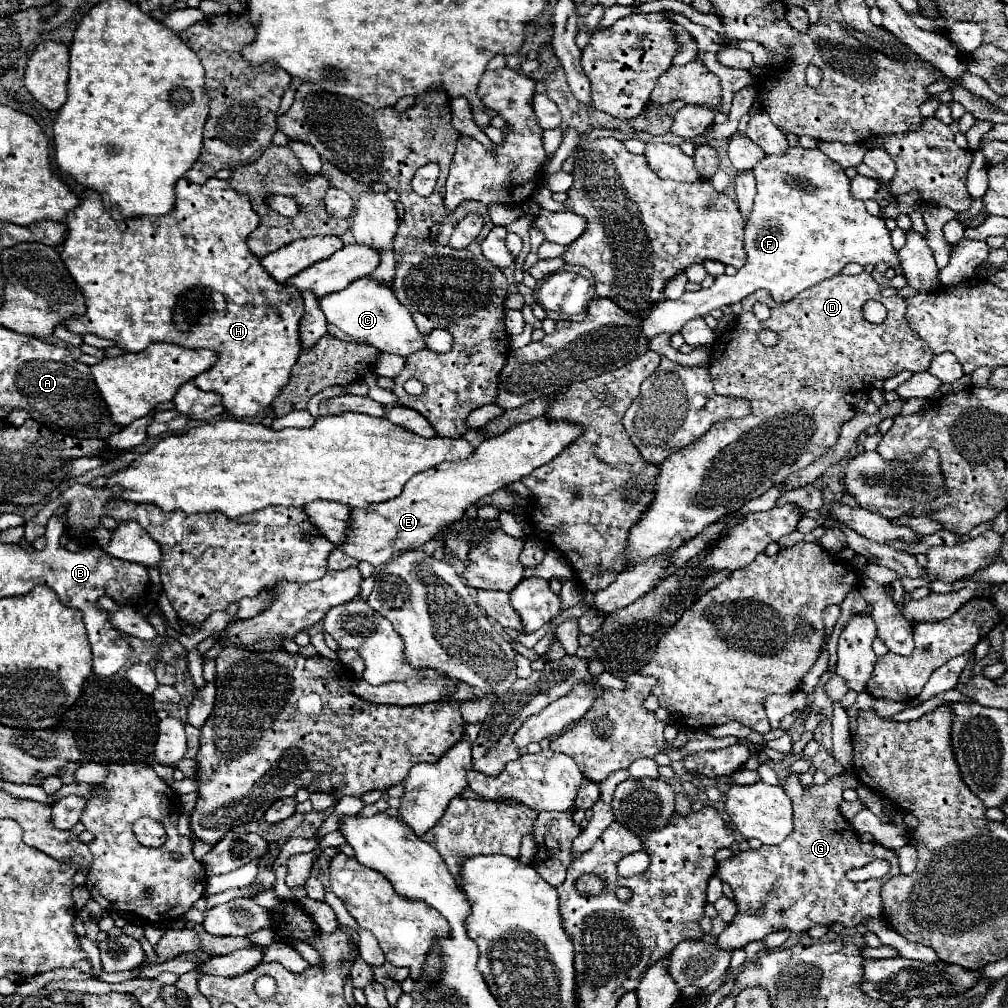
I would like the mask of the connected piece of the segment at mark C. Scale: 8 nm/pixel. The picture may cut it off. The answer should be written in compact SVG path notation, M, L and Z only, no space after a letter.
M359 278L347 288L321 298L319 304L327 318L327 334L337 340L367 342L381 352L399 356L409 356L423 348L433 352L449 352L453 348L453 336L449 330L433 330L431 334L421 334L407 308L395 298L393 290L371 278Z

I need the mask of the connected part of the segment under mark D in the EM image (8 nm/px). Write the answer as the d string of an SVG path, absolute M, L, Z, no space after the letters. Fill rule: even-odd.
M869 272L857 276L837 274L827 282L819 282L793 300L777 304L767 290L757 290L743 298L743 312L737 316L733 328L721 332L715 338L711 350L709 374L713 388L723 396L743 396L751 402L753 412L743 420L717 422L703 438L695 440L691 446L671 454L661 466L655 478L655 496L649 508L643 512L639 522L631 528L625 558L629 564L639 564L655 556L671 556L681 544L695 538L709 524L717 522L729 512L737 512L749 500L761 496L773 484L783 482L795 470L811 464L815 458L823 456L841 434L841 426L853 418L855 410L843 400L843 394L865 390L873 378L891 378L903 370L923 372L929 368L933 358L931 348L919 338L905 320L905 300L901 296L885 298L881 296L879 284L871 278ZM867 300L883 302L887 308L887 318L881 324L871 324L863 316L863 304ZM763 302L771 308L769 320L761 322L753 316L751 306ZM761 330L773 330L779 336L775 346L765 346L759 342ZM803 386L811 386L811 392L803 392Z

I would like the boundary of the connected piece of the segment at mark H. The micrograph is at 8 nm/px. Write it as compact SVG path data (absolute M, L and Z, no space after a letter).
M181 178L175 184L175 206L167 216L147 216L147 218L133 218L133 220L117 222L105 212L97 194L91 194L91 196L83 194L81 204L75 210L71 210L71 214L67 214L65 224L67 224L67 234L65 234L59 256L61 256L63 264L67 266L67 272L71 274L73 282L77 284L81 294L85 296L85 314L71 316L71 318L63 320L63 326L69 332L95 334L99 338L107 338L107 340L115 342L115 346L131 353L141 352L149 344L155 344L155 342L171 342L171 344L179 344L179 346L185 346L185 348L195 348L195 350L199 350L199 348L213 350L219 356L217 364L211 370L207 370L205 374L199 374L193 380L195 386L199 386L201 390L219 394L221 402L225 406L225 412L235 416L235 418L251 418L251 416L257 416L259 412L263 412L267 406L271 406L271 402L281 392L281 388L287 386L291 368L295 366L295 362L299 358L301 346L299 346L299 334L297 332L299 332L299 320L303 316L303 298L297 290L291 290L291 288L275 282L271 276L267 276L263 266L259 264L259 258L249 252L245 240L257 228L259 216L253 212L247 196L235 194L235 190L231 190L227 180L209 178L205 184L193 184L187 178Z

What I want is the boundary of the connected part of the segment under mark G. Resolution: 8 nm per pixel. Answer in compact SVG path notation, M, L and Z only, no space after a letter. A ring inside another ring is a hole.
M843 772L839 776L833 776L823 786L817 786L817 784L803 786L799 780L799 774L789 774L781 786L793 802L793 822L795 822L793 832L777 846L761 846L759 850L739 852L727 860L721 860L719 870L715 872L715 876L719 876L723 882L727 882L731 886L731 890L735 894L735 902L737 902L737 914L735 914L733 922L729 922L725 926L725 930L715 940L723 948L743 948L747 942L761 940L767 934L777 932L777 930L803 934L817 924L821 924L821 926L841 924L845 928L853 928L867 918L879 918L879 916L883 916L881 888L887 880L901 874L899 858L897 858L895 850L891 850L879 842L861 842L855 828L841 814L843 790L861 786L861 782L853 774ZM877 858L885 858L893 866L893 870L885 878L867 880L867 882L849 882L845 878L847 870L861 868Z

